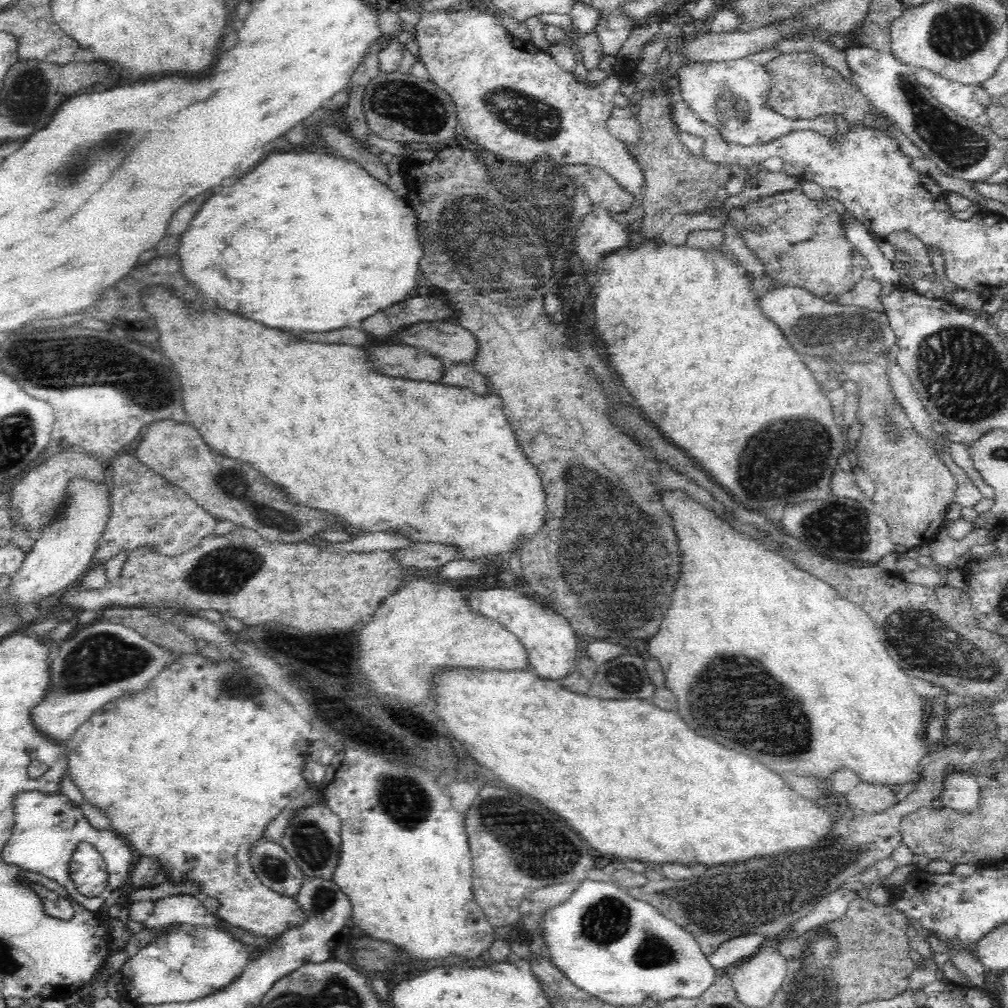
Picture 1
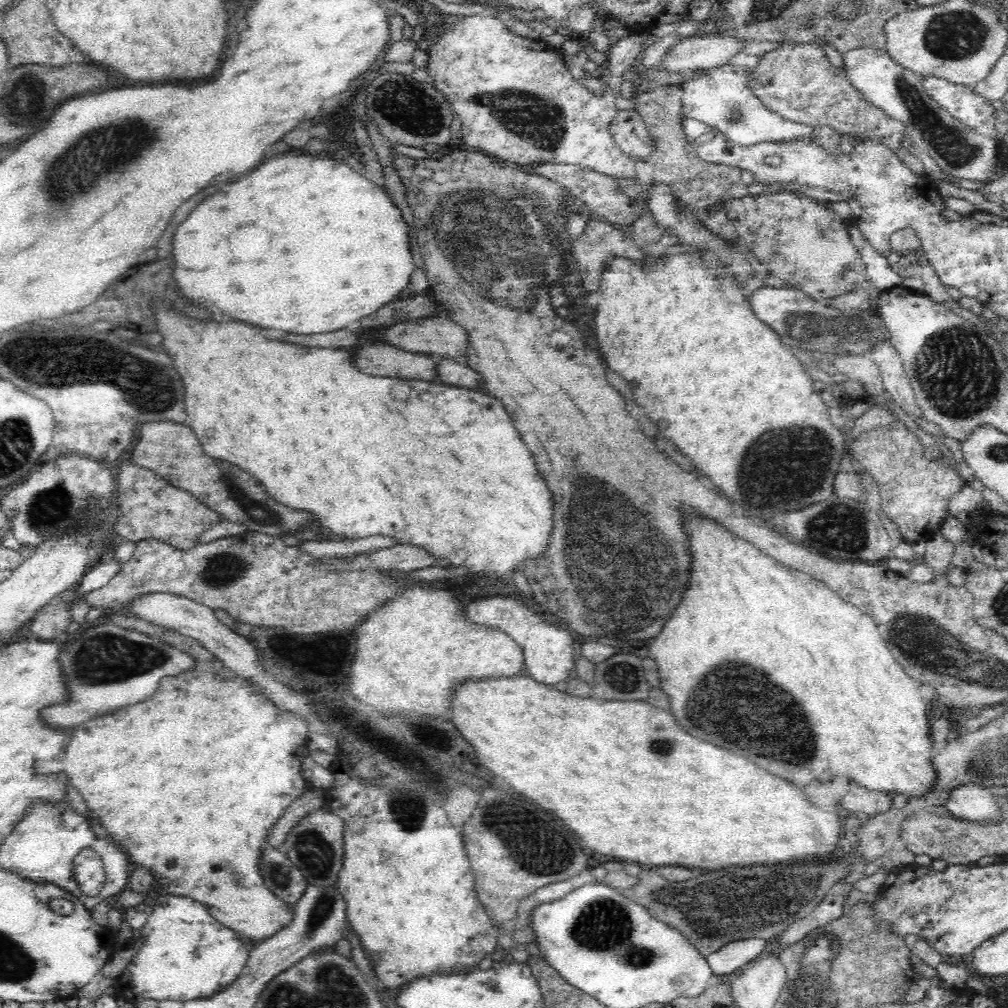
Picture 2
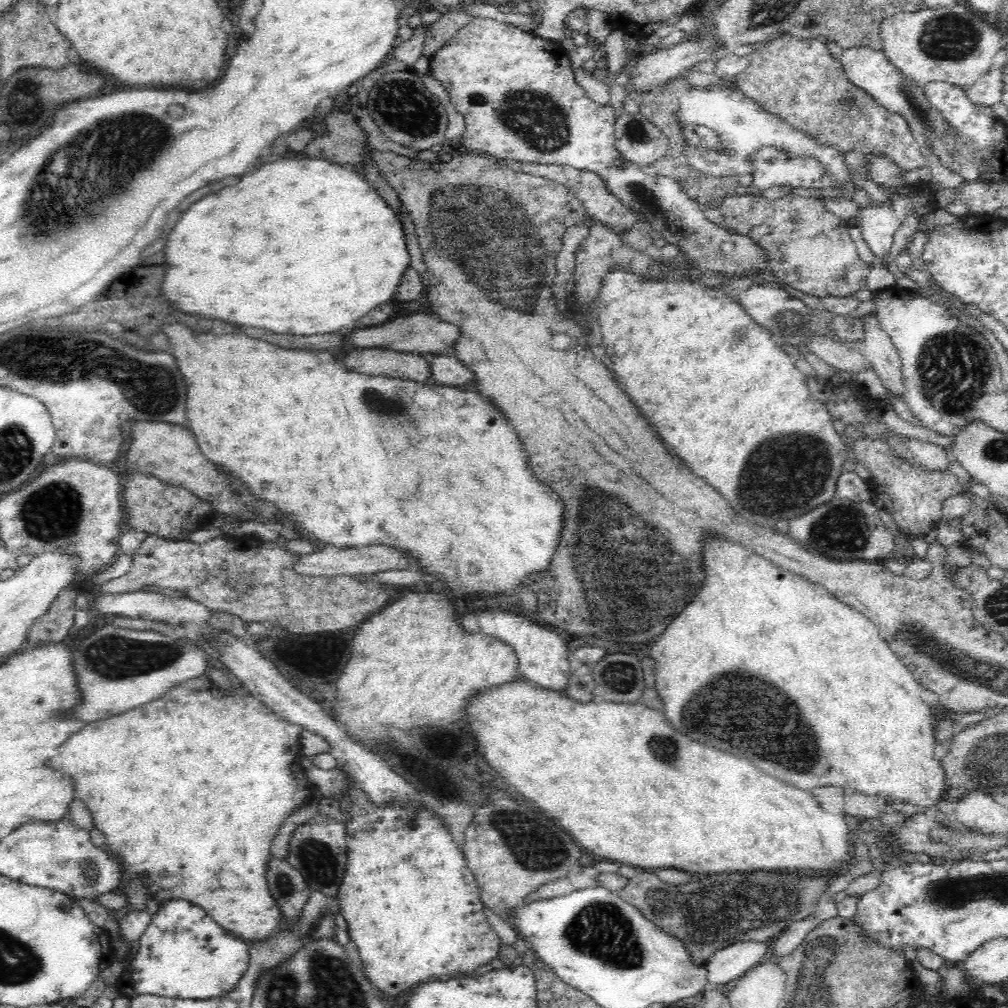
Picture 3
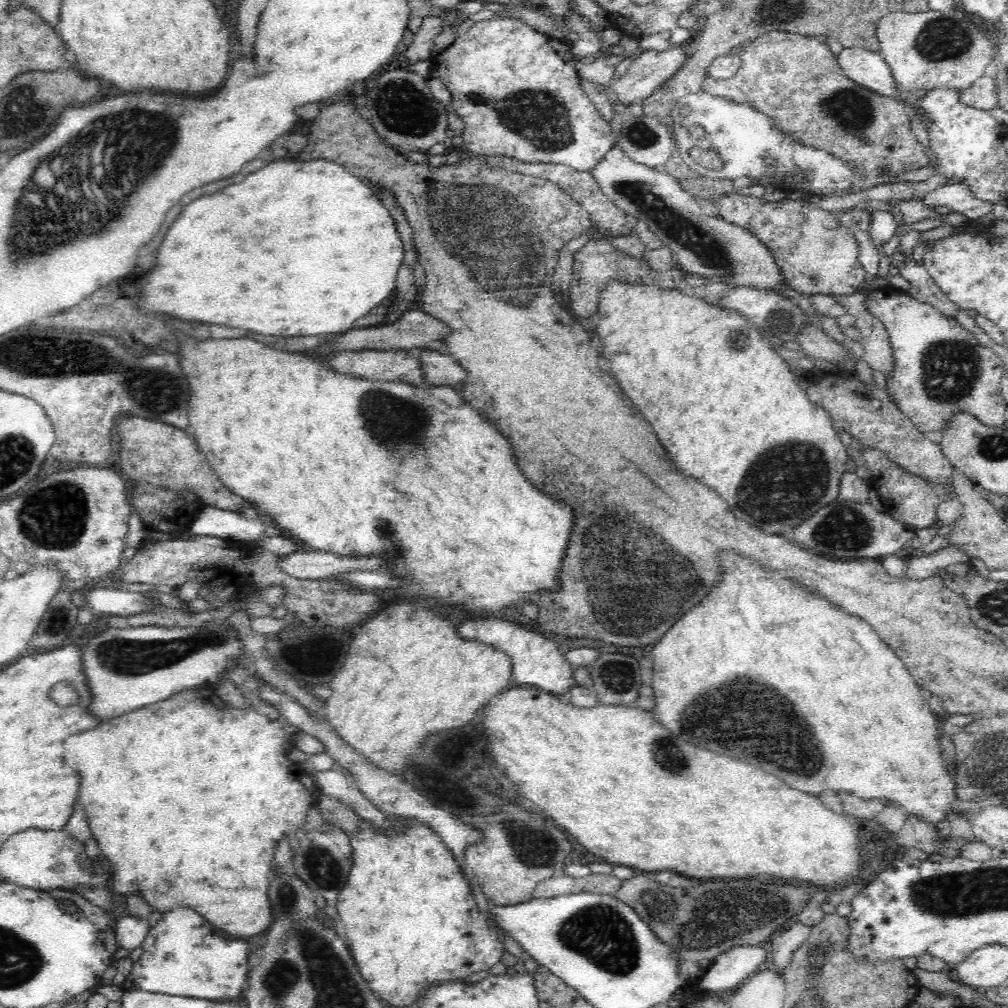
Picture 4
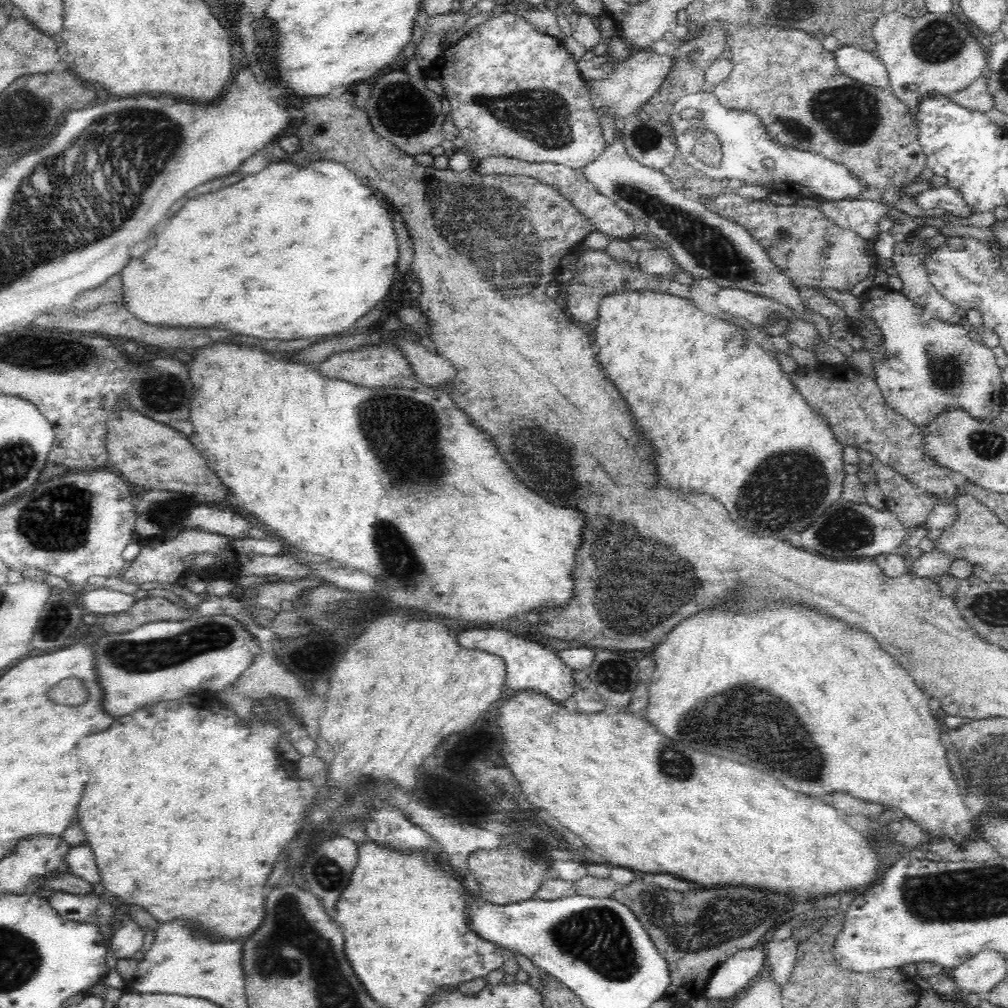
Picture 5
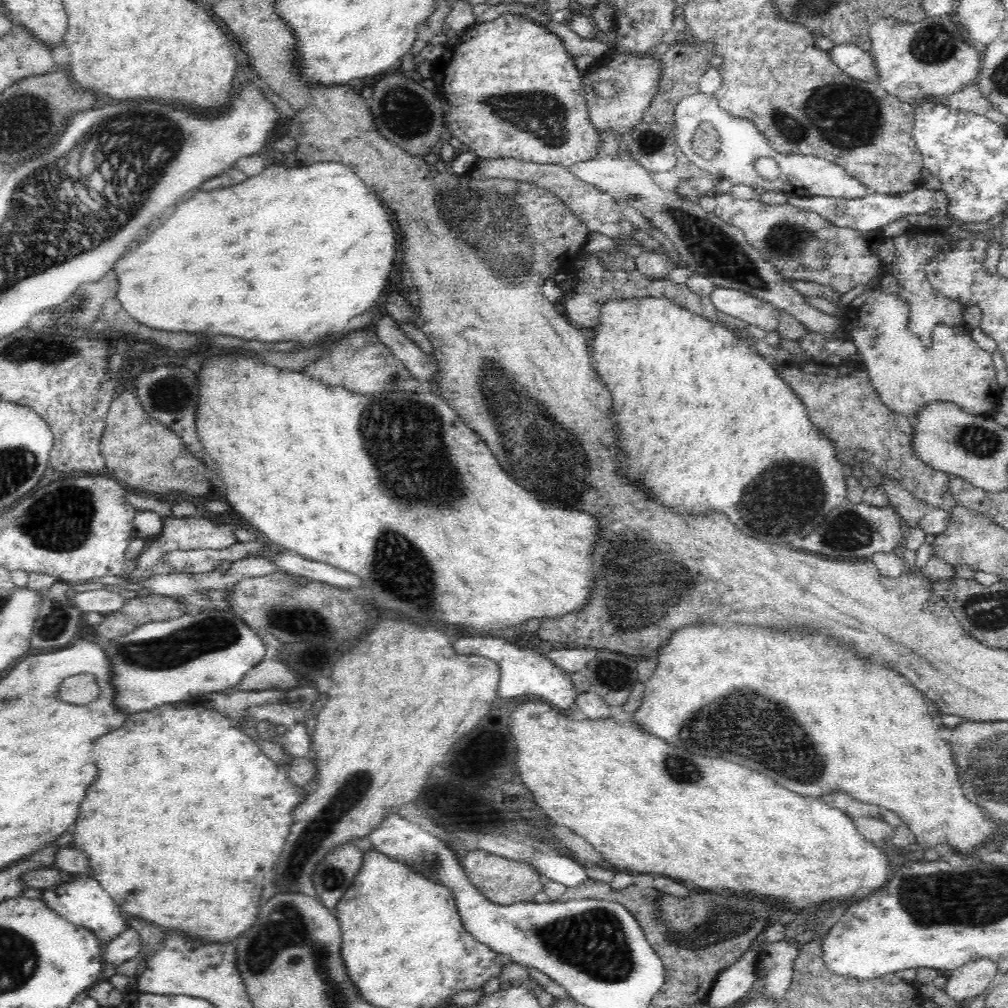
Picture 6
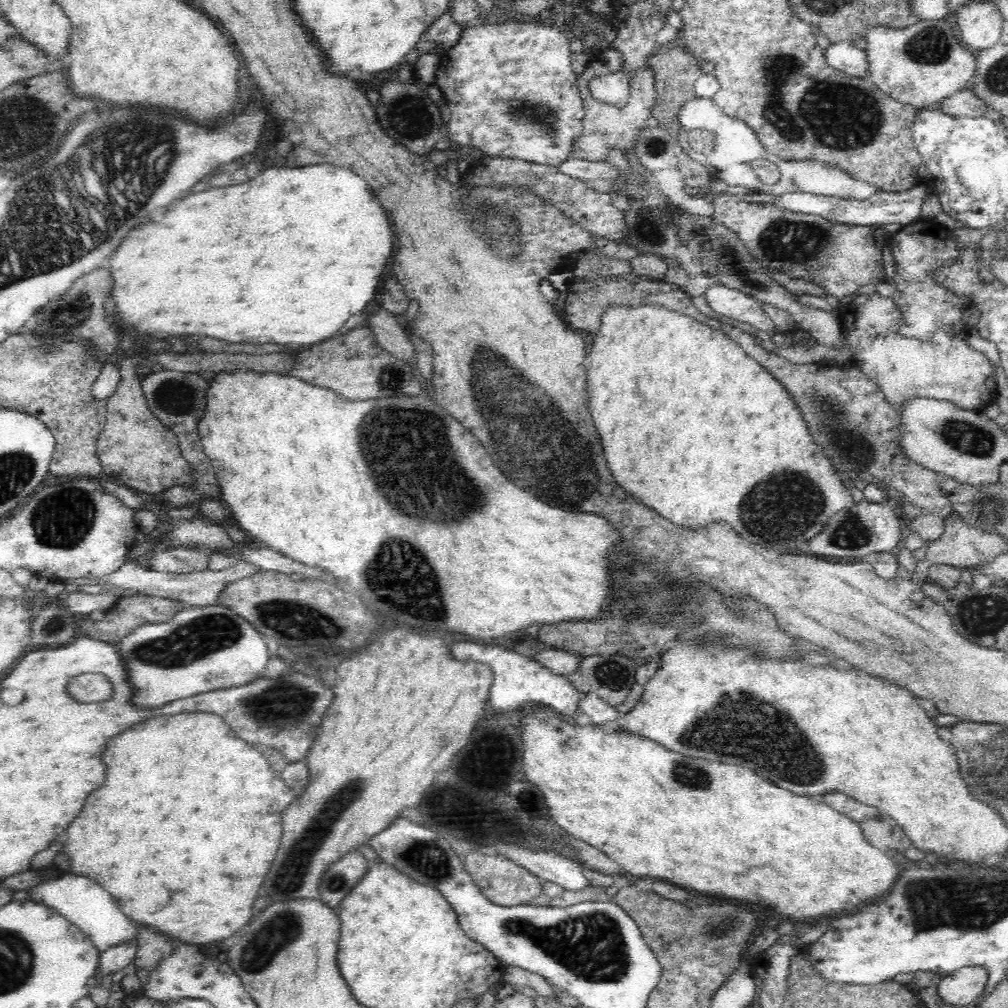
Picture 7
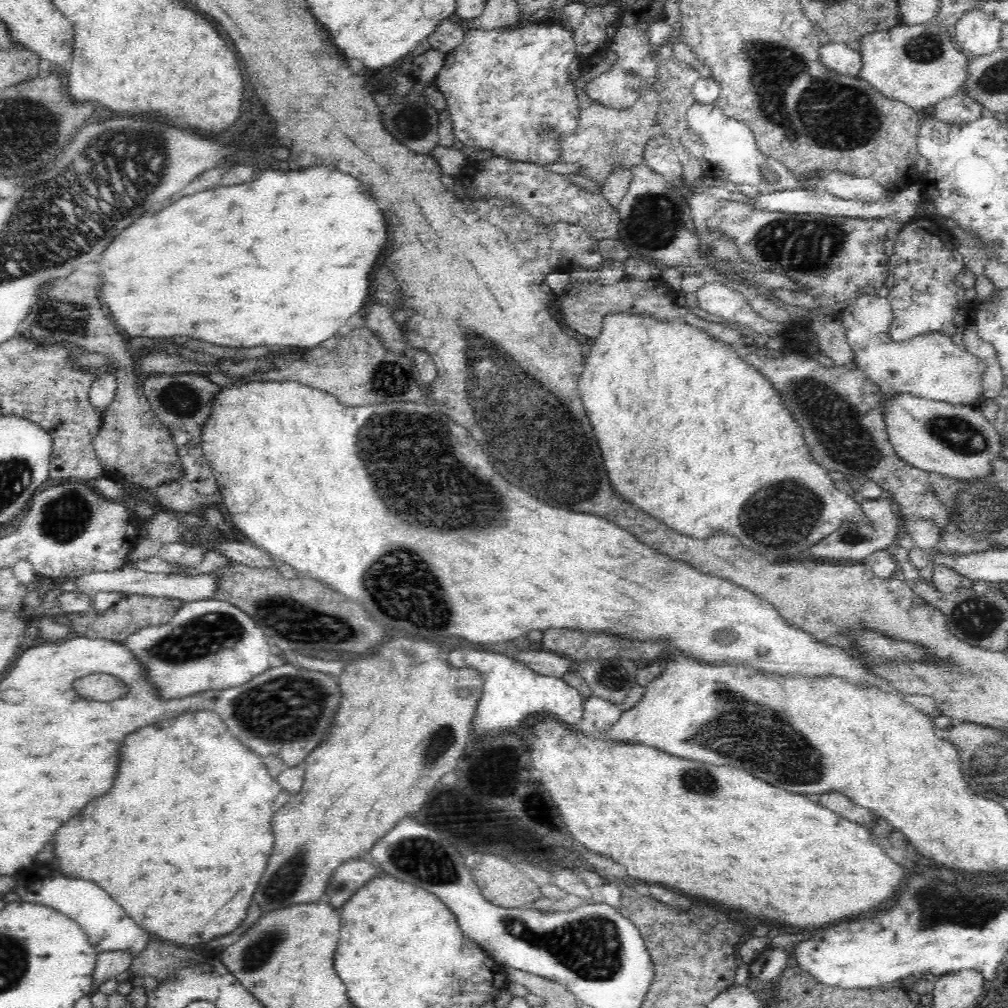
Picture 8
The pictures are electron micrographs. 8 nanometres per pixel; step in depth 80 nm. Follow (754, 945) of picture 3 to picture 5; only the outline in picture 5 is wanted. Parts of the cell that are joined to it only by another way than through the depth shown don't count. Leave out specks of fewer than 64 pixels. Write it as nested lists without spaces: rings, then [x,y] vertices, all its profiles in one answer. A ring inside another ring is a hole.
[[[752,947],[737,950],[725,958],[708,977],[703,995],[725,1003],[765,968],[766,953]]]

